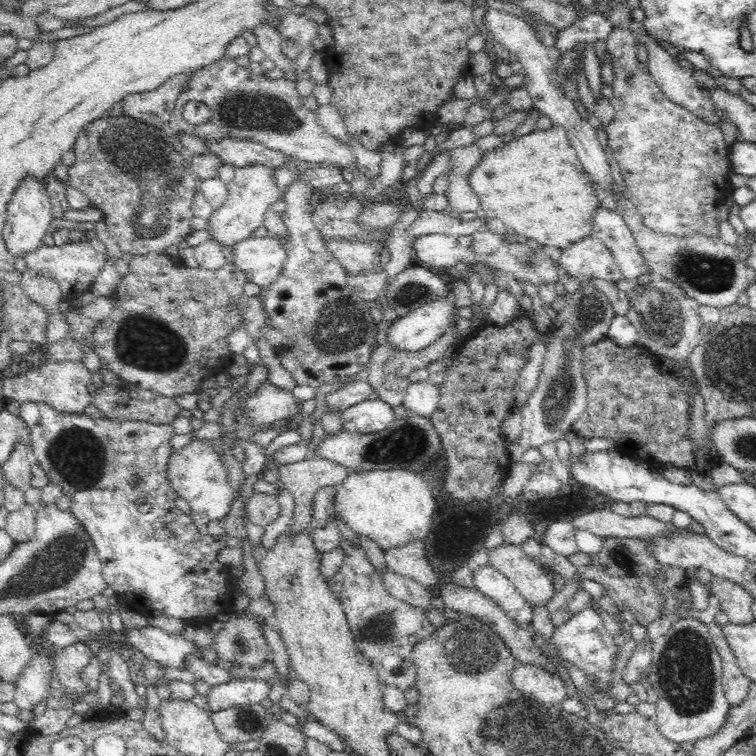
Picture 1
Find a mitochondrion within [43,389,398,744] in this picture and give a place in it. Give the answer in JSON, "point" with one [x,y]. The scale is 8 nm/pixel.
{"point":[248,721]}

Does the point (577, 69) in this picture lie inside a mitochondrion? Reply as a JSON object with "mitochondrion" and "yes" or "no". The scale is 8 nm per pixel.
{"mitochondrion":"no"}

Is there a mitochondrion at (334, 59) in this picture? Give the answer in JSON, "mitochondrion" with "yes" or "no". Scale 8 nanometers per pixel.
{"mitochondrion":"no"}

